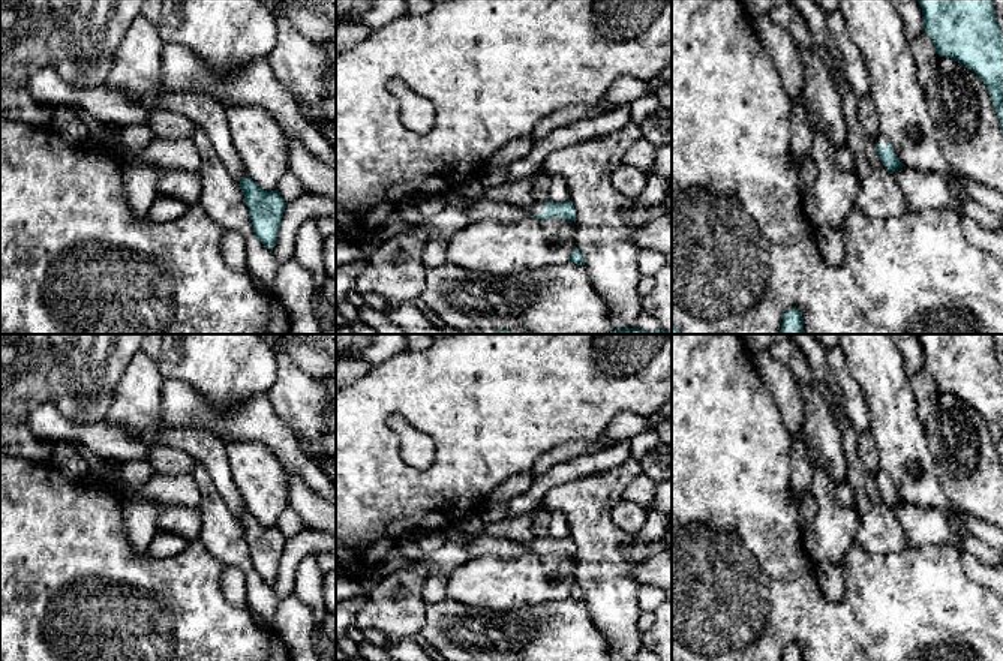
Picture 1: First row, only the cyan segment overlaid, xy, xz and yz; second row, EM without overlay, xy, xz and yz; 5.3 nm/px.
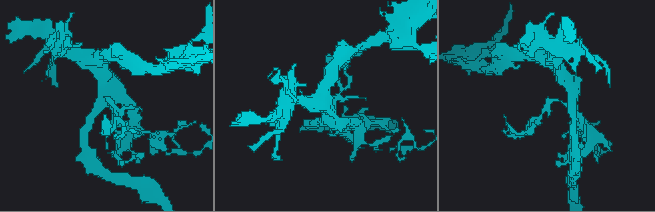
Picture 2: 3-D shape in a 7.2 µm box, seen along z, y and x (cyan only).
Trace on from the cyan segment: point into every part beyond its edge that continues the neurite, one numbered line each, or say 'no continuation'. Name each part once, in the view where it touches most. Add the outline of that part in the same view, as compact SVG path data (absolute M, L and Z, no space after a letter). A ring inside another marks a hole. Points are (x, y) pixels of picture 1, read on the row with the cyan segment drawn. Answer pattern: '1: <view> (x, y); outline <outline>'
1: xz (535, 207); outline M534 201L531 205L528 205L528 207L523 207L523 210L529 214L529 216L532 216L532 214L535 214L535 213L544 213L544 211L547 211L547 208L544 207L544 204L541 204L541 202L537 202L537 201Z

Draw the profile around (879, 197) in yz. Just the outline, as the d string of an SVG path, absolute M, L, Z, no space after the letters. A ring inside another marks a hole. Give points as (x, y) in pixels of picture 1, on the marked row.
M850 87L840 91L847 121L847 147L853 150L859 193L855 207L870 219L898 217L907 210L906 198L895 177L879 157L876 142L864 133L858 118L858 94Z

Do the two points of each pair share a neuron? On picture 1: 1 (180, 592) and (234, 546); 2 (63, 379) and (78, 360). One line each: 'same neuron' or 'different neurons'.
1: different neurons
2: same neuron

